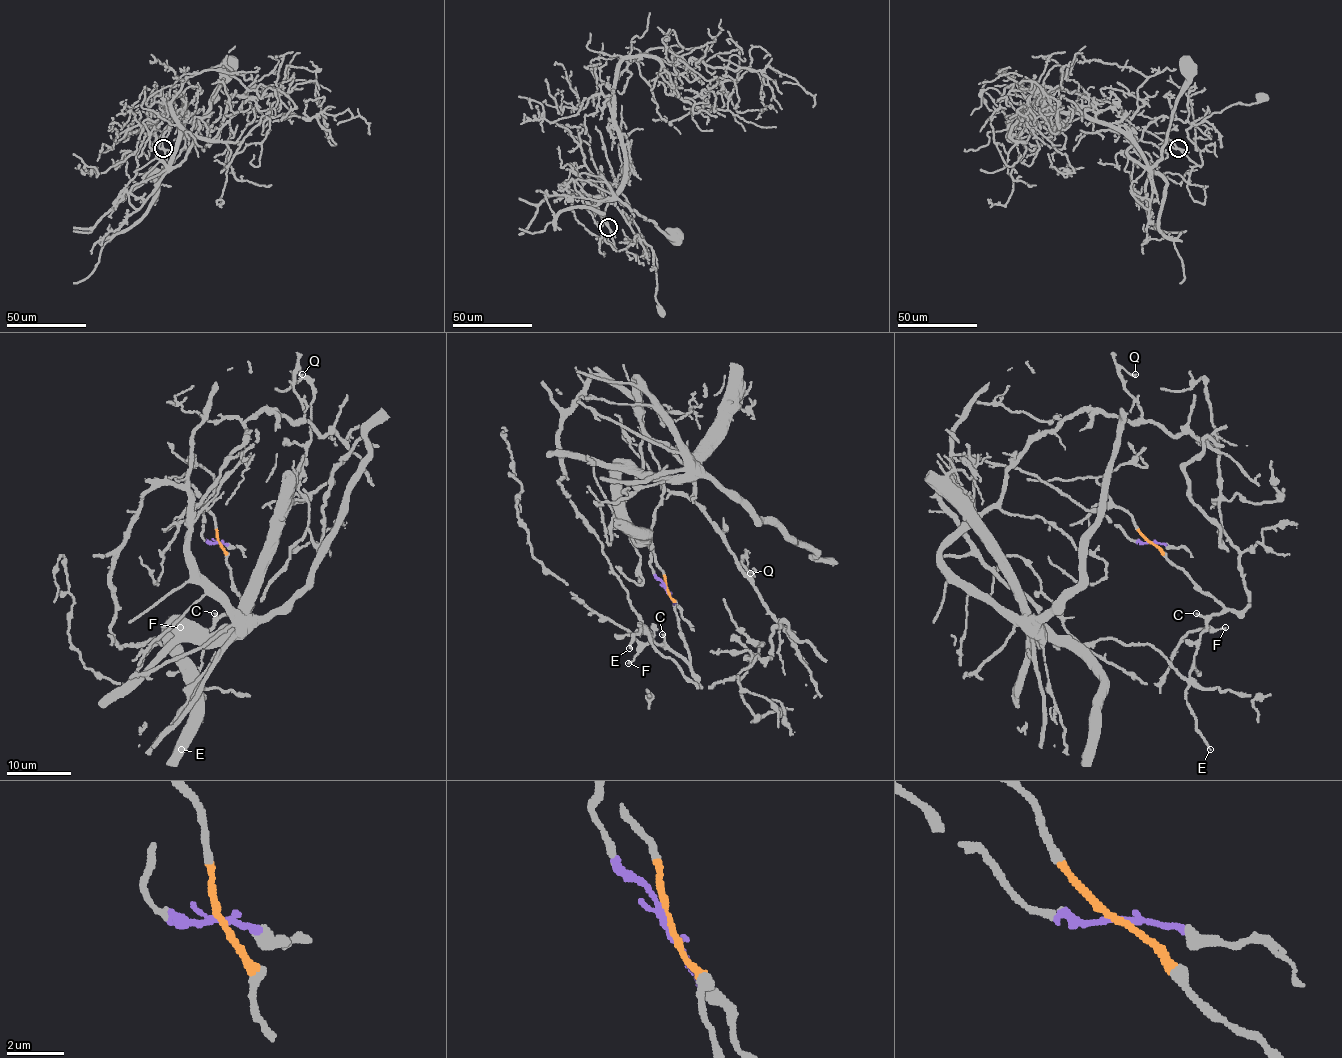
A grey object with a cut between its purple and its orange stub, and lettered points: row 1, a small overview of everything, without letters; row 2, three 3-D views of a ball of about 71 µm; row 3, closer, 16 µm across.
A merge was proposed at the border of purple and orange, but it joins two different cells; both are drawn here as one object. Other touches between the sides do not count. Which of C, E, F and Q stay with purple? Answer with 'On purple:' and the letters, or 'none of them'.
On purple: Q

